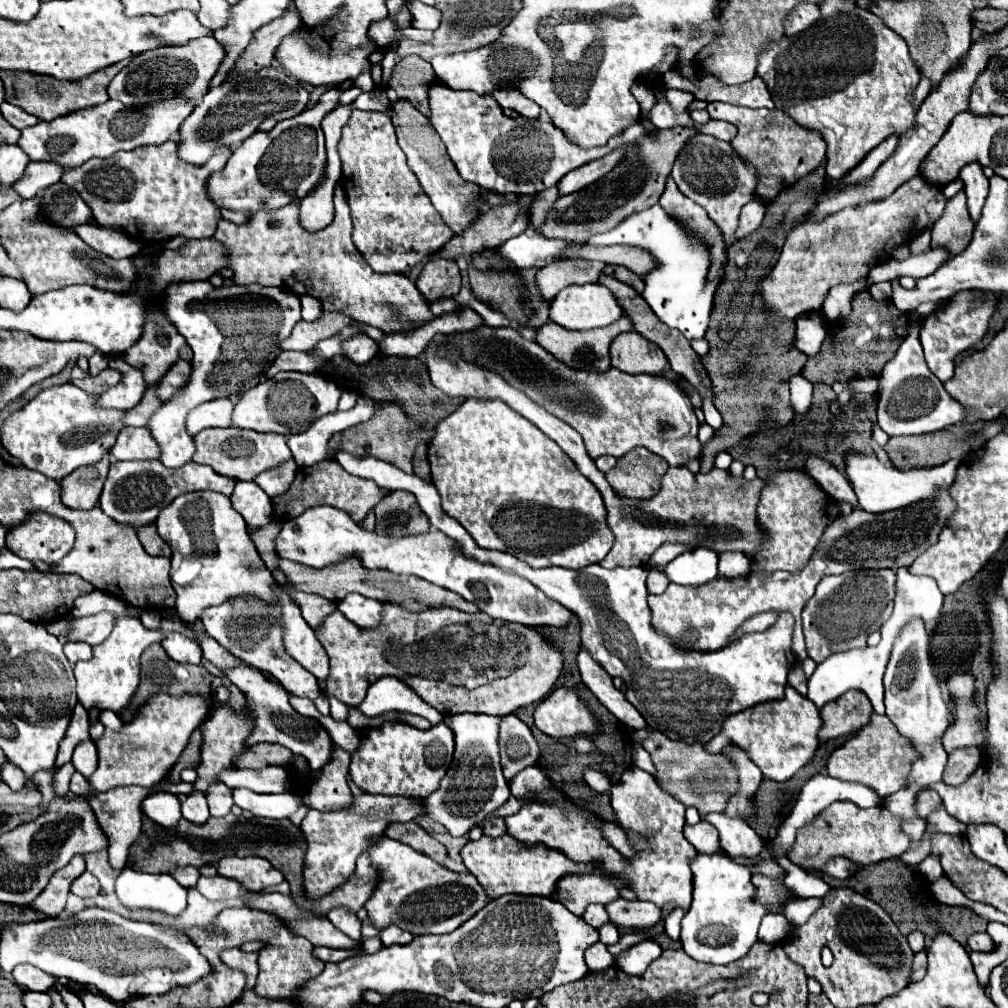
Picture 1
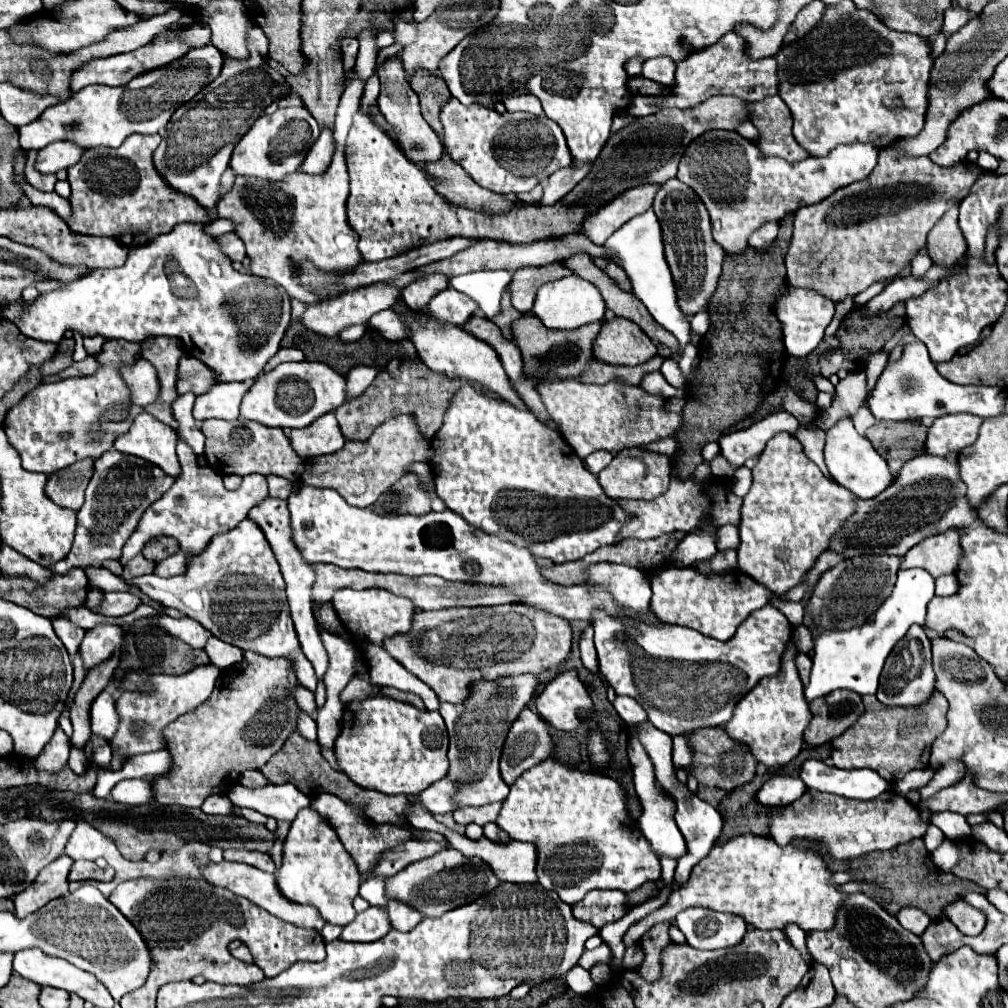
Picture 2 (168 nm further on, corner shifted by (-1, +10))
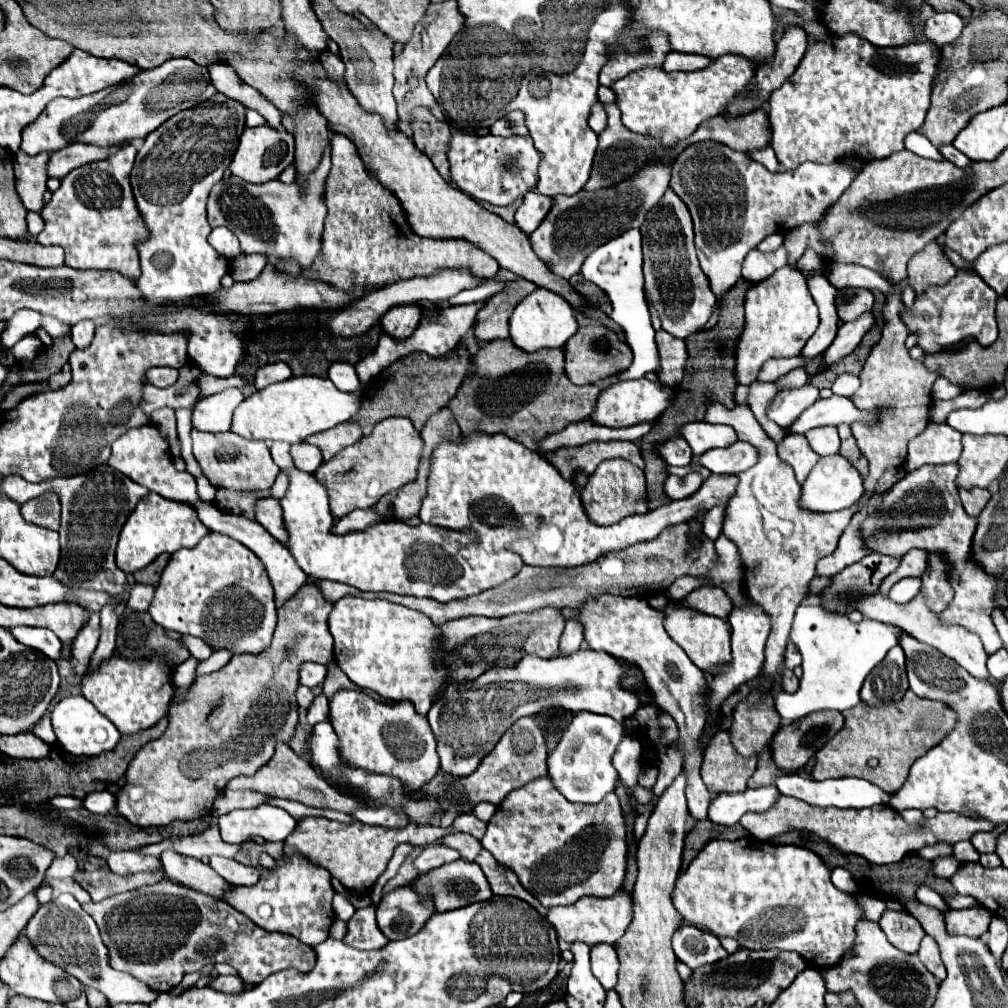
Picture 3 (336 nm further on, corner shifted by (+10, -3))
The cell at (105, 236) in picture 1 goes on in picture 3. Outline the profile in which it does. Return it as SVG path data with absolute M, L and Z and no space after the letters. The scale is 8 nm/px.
M27 213L27 227L29 227L29 233L33 237L37 237L45 227L45 221L43 221L41 213Z

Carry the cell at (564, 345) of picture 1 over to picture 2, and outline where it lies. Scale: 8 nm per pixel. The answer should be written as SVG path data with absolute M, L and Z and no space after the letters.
M526 314L512 322L512 336L516 346L522 352L522 362L524 362L524 374L538 386L538 382L554 382L554 380L570 380L576 378L578 382L586 384L606 384L612 380L624 380L626 384L634 384L640 374L648 374L654 370L660 370L664 358L654 356L648 362L636 366L636 368L626 368L626 366L610 366L604 362L598 362L592 358L592 342L600 330L602 322L594 322L590 326L582 326L578 330L548 330L542 326L542 322L534 314Z

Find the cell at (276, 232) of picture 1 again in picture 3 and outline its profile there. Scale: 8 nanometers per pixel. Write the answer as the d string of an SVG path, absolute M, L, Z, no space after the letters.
M331 143L325 147L325 153L319 161L319 165L305 177L305 185L303 183L281 183L279 179L267 181L263 185L253 185L253 183L245 183L243 179L235 179L233 175L223 177L209 195L207 201L207 219L211 227L227 227L231 229L241 243L241 253L249 255L249 253L259 253L265 255L269 259L295 259L301 267L309 269L313 265L313 261L321 255L321 235L323 235L323 225L325 225L325 217L327 217L327 207L325 207L325 183L329 177L329 169L331 169Z

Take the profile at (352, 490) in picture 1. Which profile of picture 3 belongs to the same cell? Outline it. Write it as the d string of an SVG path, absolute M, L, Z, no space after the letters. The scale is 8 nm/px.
M387 417L375 425L371 435L321 463L315 477L329 493L333 517L345 517L355 509L371 509L385 493L411 483L417 477L421 449L421 435L407 417Z

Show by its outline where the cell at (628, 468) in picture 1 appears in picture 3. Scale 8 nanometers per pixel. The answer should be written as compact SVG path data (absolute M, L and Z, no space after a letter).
M613 459L607 463L601 463L595 473L589 477L589 483L585 489L581 489L581 499L587 515L593 523L599 525L613 525L629 515L647 513L647 489L645 489L645 475L643 469L635 467L633 463L627 463L623 459Z

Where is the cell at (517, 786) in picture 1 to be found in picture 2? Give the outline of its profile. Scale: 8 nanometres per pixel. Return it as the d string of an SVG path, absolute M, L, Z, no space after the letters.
M544 760L526 770L512 786L502 804L496 824L518 842L532 842L538 850L538 882L554 890L566 904L578 902L592 888L618 888L632 892L648 880L660 880L660 862L652 852L650 842L642 838L638 826L630 820L626 810L626 794L618 780L610 776L580 772L556 760Z

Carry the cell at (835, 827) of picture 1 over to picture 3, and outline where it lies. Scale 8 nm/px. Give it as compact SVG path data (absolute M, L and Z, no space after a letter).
M781 797L769 811L765 813L747 813L741 817L741 825L759 841L773 841L779 835L789 831L807 831L823 841L827 841L833 849L841 853L851 853L867 859L869 863L885 865L903 859L903 855L913 853L921 847L935 845L935 843L949 843L955 845L957 841L969 841L979 831L993 831L995 823L989 819L977 819L961 813L939 813L935 819L927 819L921 827L911 827L903 821L903 817L887 807L875 805L867 809L821 809L811 807L793 797Z

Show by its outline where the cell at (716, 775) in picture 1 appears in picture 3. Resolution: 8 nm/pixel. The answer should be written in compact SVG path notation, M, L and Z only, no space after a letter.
M719 729L709 739L701 765L701 777L711 793L743 793L755 769L757 759L743 759L731 745L727 731Z

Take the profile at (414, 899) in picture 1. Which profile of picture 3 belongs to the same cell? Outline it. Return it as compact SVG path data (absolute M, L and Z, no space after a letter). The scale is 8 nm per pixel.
M457 859L451 863L445 863L437 869L431 869L423 875L419 875L415 879L415 891L427 899L431 897L435 901L435 913L445 913L445 911L453 911L453 909L461 909L467 907L471 903L479 903L479 901L487 901L493 897L493 891L487 883L485 873L481 871L481 867L477 863L465 861L465 859Z

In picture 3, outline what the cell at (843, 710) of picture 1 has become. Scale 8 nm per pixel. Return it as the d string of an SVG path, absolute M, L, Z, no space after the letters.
M815 711L785 725L773 739L773 761L783 771L801 769L841 727L843 715L839 711Z

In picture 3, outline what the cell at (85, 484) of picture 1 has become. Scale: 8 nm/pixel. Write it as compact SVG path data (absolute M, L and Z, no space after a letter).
M47 491L35 499L29 499L27 503L21 505L21 509L23 509L23 517L29 523L59 531L61 501L59 501L59 495L55 491Z

